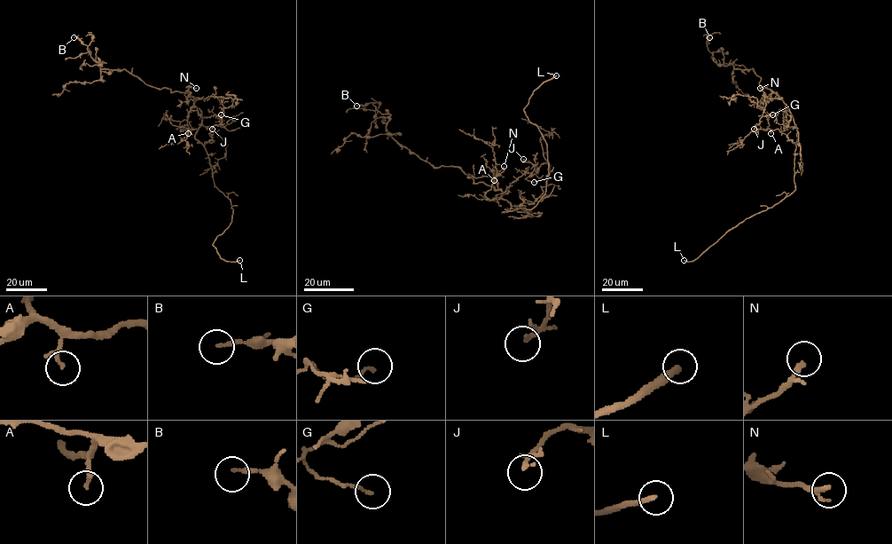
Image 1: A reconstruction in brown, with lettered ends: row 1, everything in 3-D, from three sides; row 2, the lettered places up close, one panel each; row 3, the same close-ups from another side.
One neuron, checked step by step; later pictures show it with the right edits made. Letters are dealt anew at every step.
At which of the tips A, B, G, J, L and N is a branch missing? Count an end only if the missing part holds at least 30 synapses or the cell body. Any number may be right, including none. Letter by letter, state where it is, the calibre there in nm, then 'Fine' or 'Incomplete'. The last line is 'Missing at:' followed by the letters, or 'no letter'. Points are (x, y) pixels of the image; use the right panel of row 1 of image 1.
A: Place: (770, 133). Thickness 200 nm. Fine
B: Place: (709, 37). Thickness 180 nm. Fine
G: Place: (772, 114). Thickness 130 nm. Fine
J: Place: (754, 129). Thickness 110 nm. Fine
L: Place: (684, 260). Thickness 240 nm. Incomplete
N: Place: (760, 88). Thickness 130 nm. Incomplete
Missing at: L, N

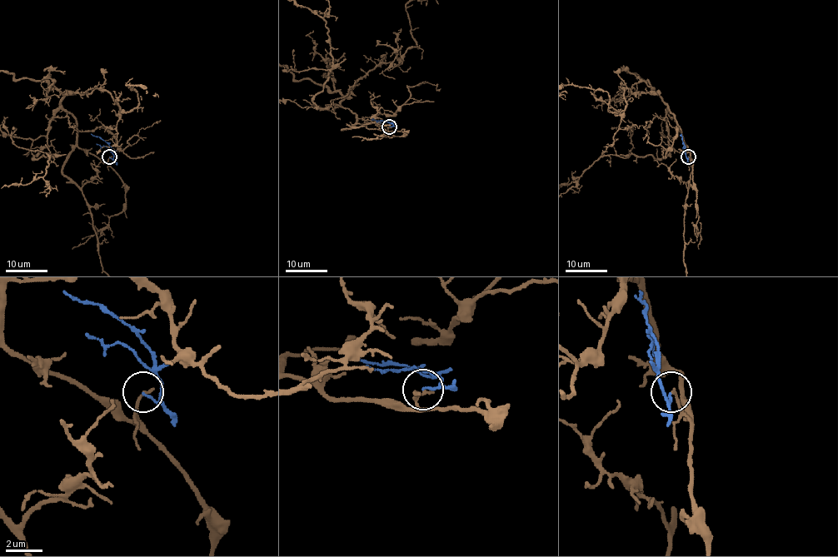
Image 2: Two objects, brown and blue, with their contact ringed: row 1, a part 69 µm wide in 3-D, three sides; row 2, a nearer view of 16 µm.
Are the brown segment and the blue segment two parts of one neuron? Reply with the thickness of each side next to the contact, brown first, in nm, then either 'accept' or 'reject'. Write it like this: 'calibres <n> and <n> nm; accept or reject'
calibres 170 and 110 nm; reject

